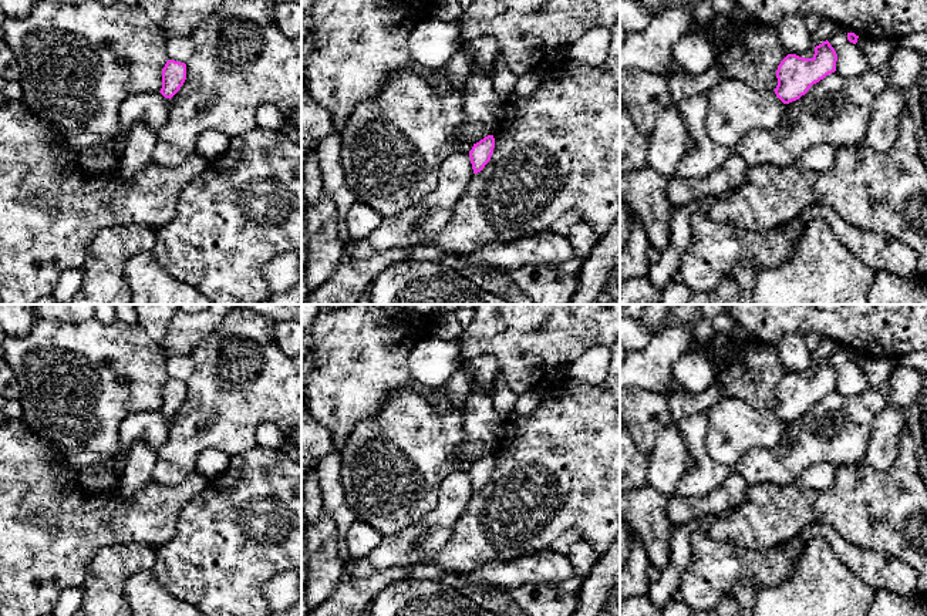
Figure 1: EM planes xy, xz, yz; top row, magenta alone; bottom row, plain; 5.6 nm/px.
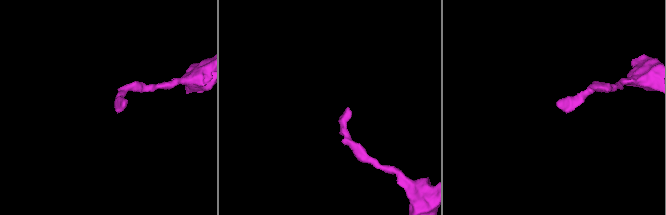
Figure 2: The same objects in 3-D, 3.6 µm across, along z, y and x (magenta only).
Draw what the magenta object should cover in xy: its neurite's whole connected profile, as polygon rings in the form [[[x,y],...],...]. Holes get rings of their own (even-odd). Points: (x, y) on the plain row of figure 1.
[[[168,378],[162,387],[161,413],[165,417],[172,417],[186,398],[186,383],[175,378]]]

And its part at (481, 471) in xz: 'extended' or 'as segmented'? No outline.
as segmented

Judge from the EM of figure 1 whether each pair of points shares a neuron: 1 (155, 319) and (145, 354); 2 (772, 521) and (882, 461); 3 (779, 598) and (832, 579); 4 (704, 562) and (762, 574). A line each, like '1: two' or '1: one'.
1: two
2: two
3: one
4: one

